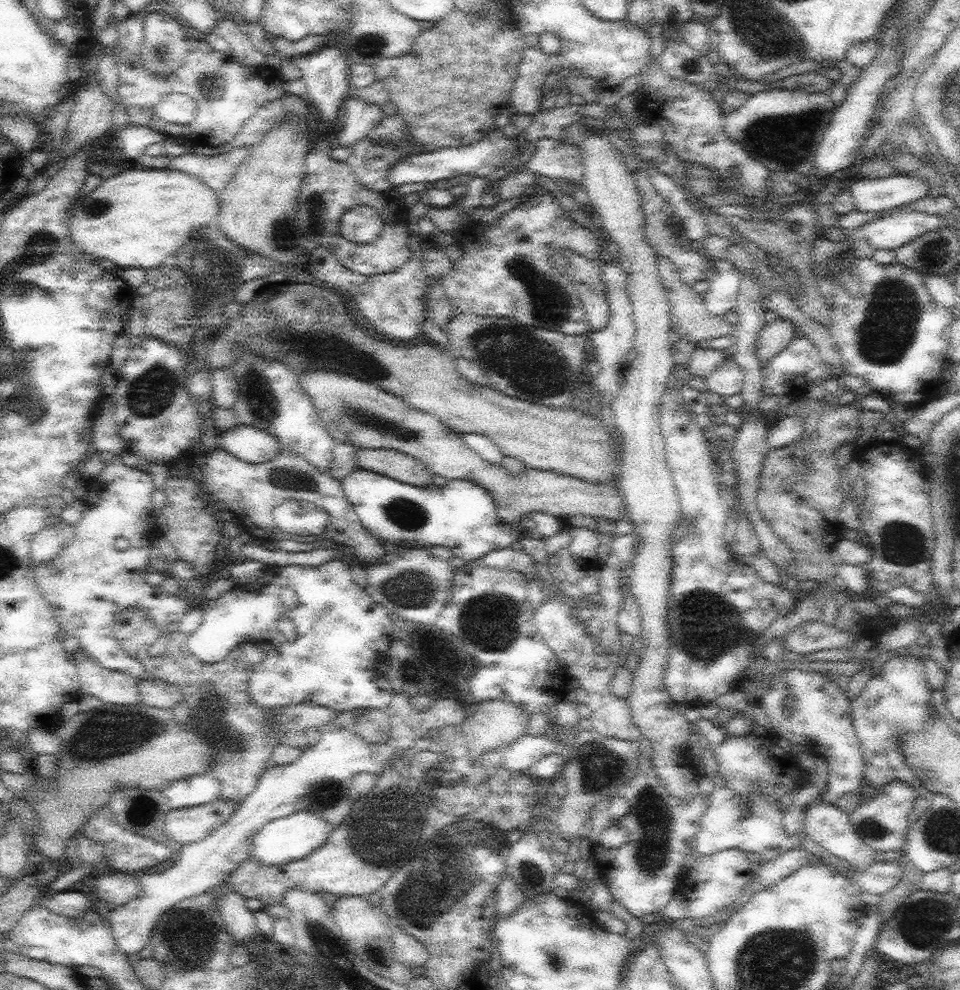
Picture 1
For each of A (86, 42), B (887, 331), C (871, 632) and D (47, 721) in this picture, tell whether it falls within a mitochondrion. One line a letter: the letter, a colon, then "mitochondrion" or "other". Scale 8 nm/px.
A: other
B: mitochondrion
C: other
D: other

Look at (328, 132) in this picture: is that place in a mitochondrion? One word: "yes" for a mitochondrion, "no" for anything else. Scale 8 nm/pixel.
no

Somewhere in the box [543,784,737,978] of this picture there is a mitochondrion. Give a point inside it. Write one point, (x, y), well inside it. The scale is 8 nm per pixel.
(650, 853)

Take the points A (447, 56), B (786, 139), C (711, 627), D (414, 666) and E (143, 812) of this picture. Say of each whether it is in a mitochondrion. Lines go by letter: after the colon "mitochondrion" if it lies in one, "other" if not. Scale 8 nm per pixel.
A: other
B: mitochondrion
C: mitochondrion
D: other
E: mitochondrion

